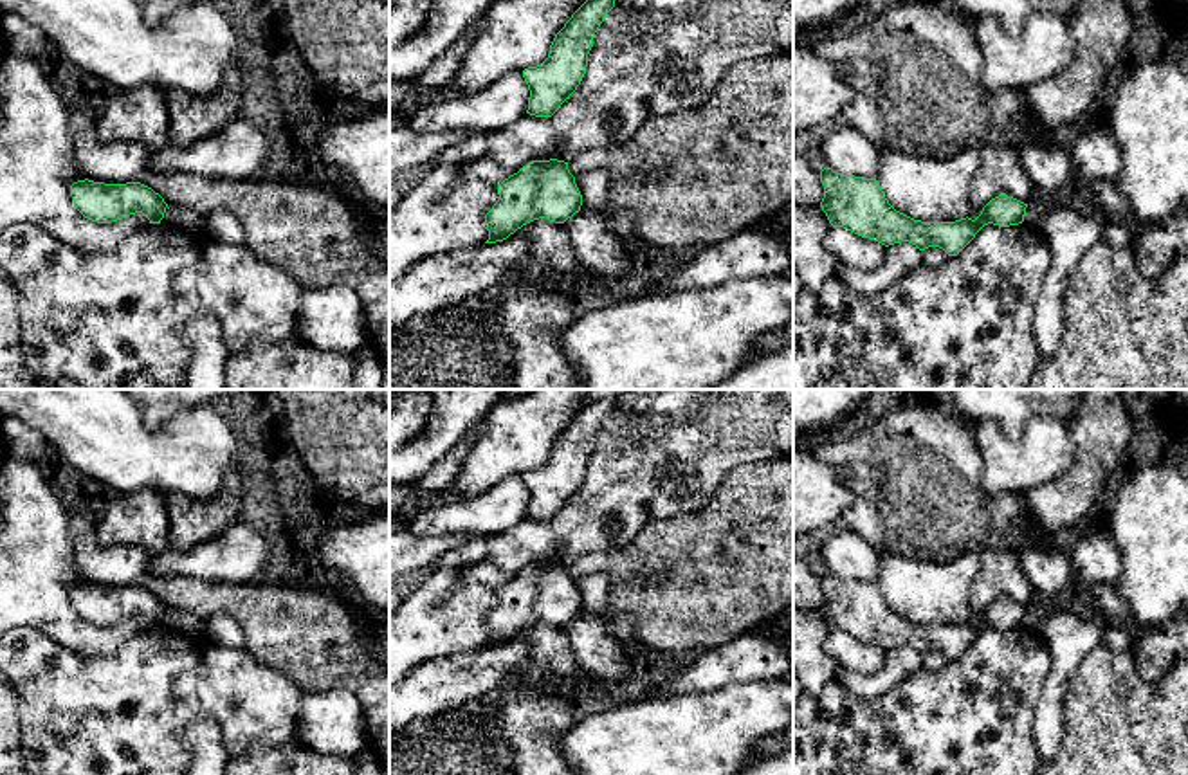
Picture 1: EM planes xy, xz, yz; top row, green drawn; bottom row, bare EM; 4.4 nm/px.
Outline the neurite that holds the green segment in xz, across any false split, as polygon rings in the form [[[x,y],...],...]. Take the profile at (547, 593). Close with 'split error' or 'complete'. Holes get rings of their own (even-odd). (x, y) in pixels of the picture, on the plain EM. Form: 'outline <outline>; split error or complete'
outline [[[550,562],[534,564],[498,588],[499,604],[485,618],[489,643],[507,643],[523,629],[546,622],[564,627],[580,615],[582,598],[568,566]]]; complete

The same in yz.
outline [[[831,571],[820,575],[824,602],[820,606],[833,631],[844,631],[858,640],[885,651],[909,645],[919,654],[939,651],[948,660],[957,660],[988,627],[999,631],[1024,625],[1028,607],[999,598],[972,622],[955,625],[921,625],[896,615],[876,582],[840,579]]]; complete

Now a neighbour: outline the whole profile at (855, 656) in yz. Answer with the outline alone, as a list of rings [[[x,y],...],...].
[[[831,631],[824,647],[836,660],[838,672],[869,676],[885,663],[885,649],[844,631]]]

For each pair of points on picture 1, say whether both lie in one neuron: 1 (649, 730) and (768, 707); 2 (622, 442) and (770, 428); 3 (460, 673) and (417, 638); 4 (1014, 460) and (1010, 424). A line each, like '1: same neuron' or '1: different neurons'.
1: same neuron
2: same neuron
3: different neurons
4: different neurons

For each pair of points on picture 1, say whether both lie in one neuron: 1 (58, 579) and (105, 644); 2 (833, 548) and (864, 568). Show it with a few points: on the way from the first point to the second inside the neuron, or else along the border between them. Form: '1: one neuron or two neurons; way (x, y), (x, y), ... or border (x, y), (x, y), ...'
1: one neuron; way (58, 599), (58, 610), (85, 637)
2: one neuron; way (840, 554), (851, 556), (857, 561)

